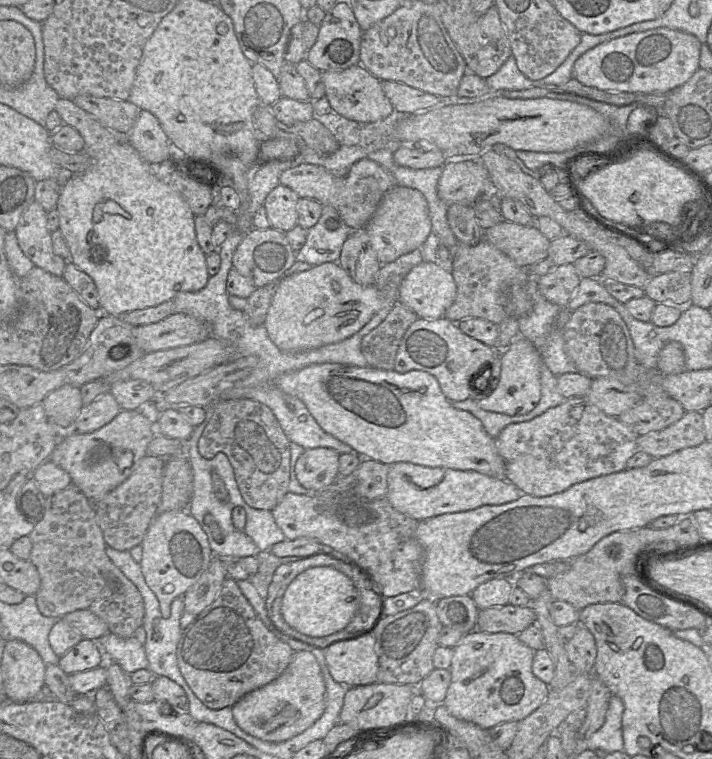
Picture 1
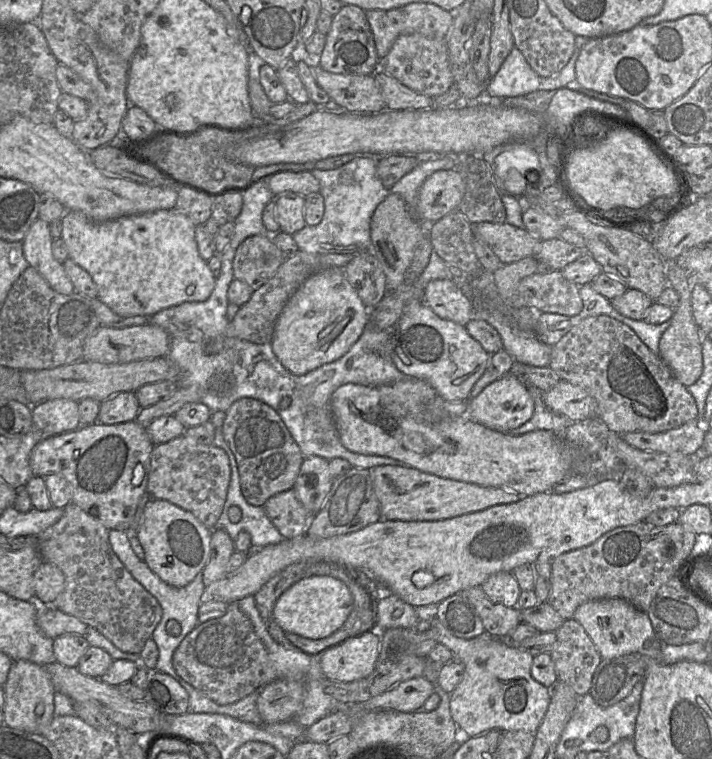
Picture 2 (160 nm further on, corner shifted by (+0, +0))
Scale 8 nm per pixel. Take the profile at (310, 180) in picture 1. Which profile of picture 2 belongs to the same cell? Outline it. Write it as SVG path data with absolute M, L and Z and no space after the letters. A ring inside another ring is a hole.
M280 171L266 177L266 181L274 196L292 191L305 197L320 190L318 179L310 171Z

